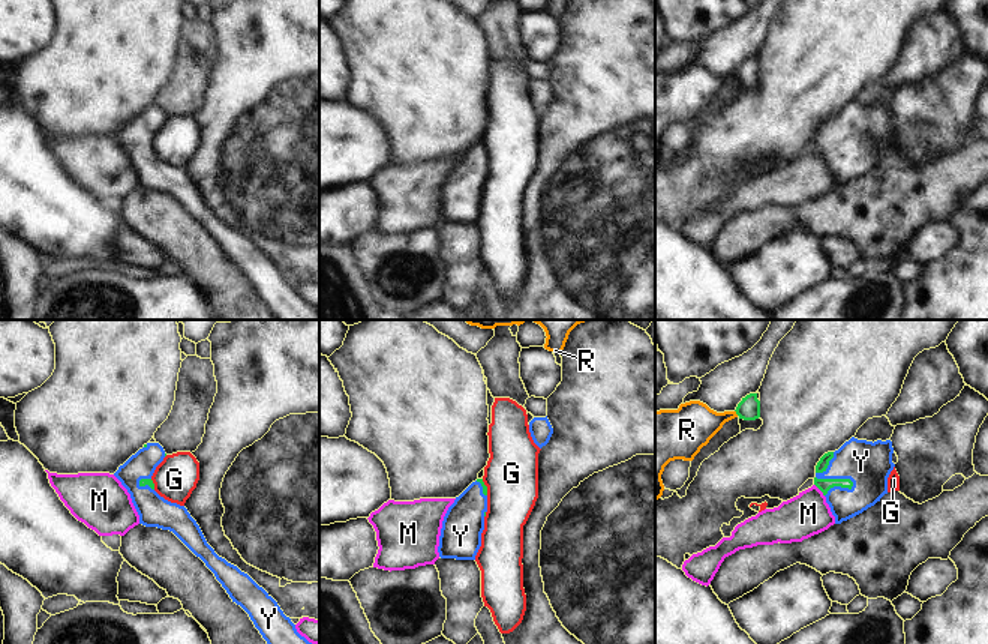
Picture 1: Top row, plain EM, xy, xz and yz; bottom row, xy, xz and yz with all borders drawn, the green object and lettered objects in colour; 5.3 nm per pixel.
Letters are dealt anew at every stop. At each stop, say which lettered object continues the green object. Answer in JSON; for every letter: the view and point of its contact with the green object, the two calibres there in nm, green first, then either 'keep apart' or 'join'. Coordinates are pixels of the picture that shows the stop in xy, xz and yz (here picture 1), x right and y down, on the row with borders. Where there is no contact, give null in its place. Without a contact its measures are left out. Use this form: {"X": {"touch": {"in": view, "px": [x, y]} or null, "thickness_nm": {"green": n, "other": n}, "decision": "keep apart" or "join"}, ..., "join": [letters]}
{"G": {"touch": {"in": "xz", "px": [486, 487]}, "thickness_nm": {"green": 30, "other": 280}, "decision": "keep apart"}, "M": {"touch": {"in": "yz", "px": [819, 488]}, "thickness_nm": {"green": 70, "other": 240}, "decision": "keep apart"}, "R": {"touch": {"in": "yz", "px": [736, 413]}, "thickness_nm": {"green": 120, "other": 240}, "decision": "keep apart"}, "Y": {"touch": {"in": "yz", "px": [835, 479]}, "thickness_nm": {"green": 70, "other": 240}, "decision": "join"}, "join": ["Y"]}

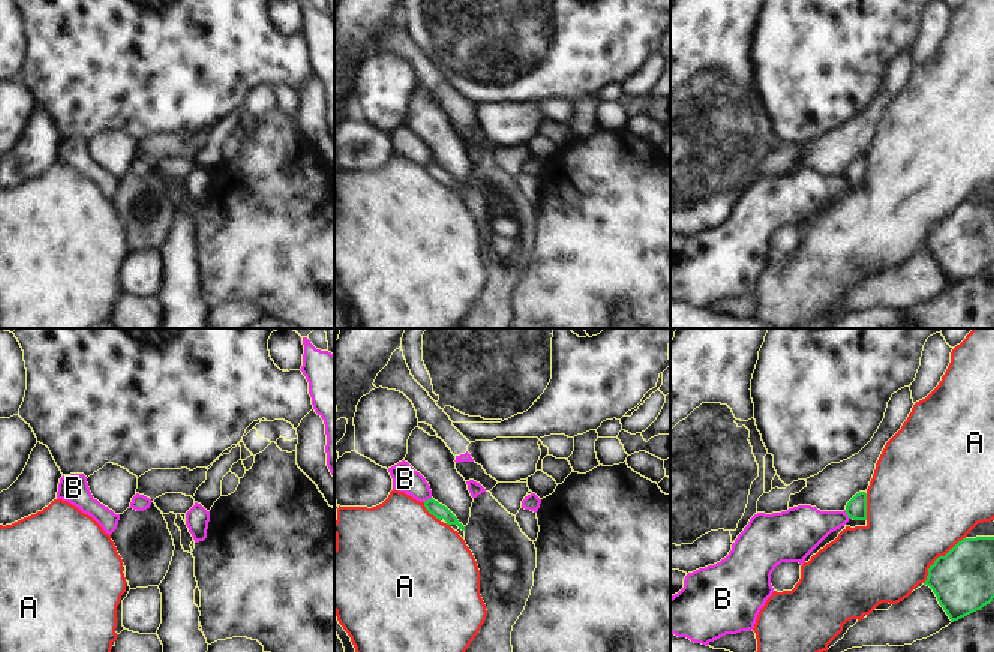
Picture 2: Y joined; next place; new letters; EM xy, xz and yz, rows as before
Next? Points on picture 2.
{"A": {"touch": {"in": "yz", "px": [937, 558]}, "thickness_nm": {"green": 340, "other": 500}, "decision": "keep apart"}, "B": {"touch": {"in": "xz", "px": [428, 499]}, "thickness_nm": {"green": 80, "other": 140}, "decision": "keep apart"}, "join": []}

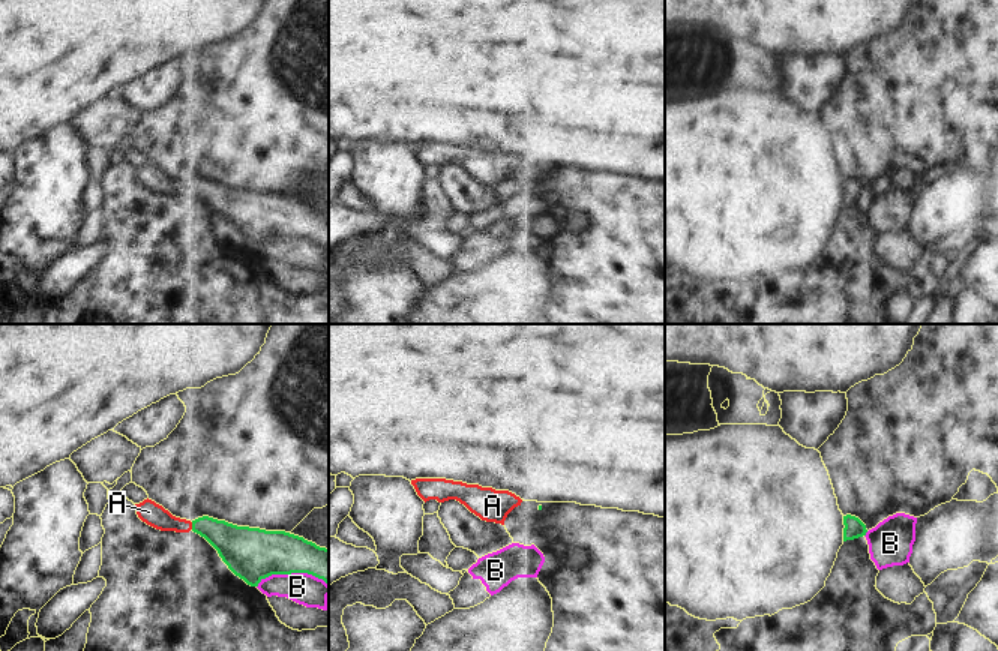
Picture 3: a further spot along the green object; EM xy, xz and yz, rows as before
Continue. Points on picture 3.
{"A": {"touch": {"in": "xy", "px": [192, 525]}, "thickness_nm": {"green": 200, "other": 120}, "decision": "join"}, "B": {"touch": {"in": "xy", "px": [293, 572]}, "thickness_nm": {"green": 280, "other": 170}, "decision": "keep apart"}, "join": ["A"]}

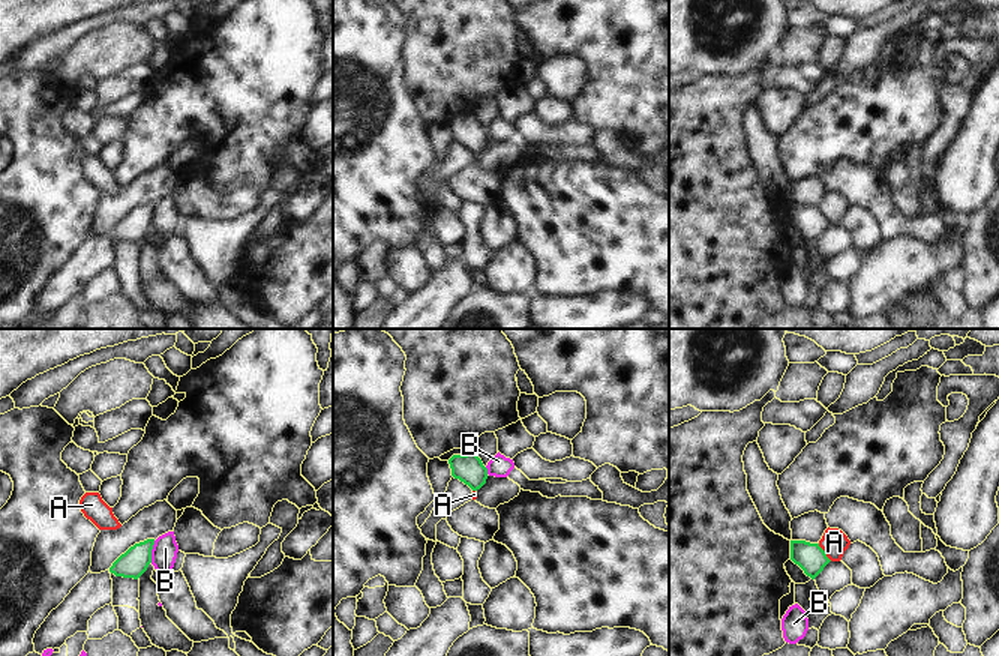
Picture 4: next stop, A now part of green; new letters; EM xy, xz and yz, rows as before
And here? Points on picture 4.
{"A": {"touch": {"in": "yz", "px": [824, 553]}, "thickness_nm": {"green": 160, "other": 150}, "decision": "keep apart"}, "B": {"touch": {"in": "xy", "px": [150, 551]}, "thickness_nm": {"green": 150, "other": 140}, "decision": "keep apart"}, "join": []}

